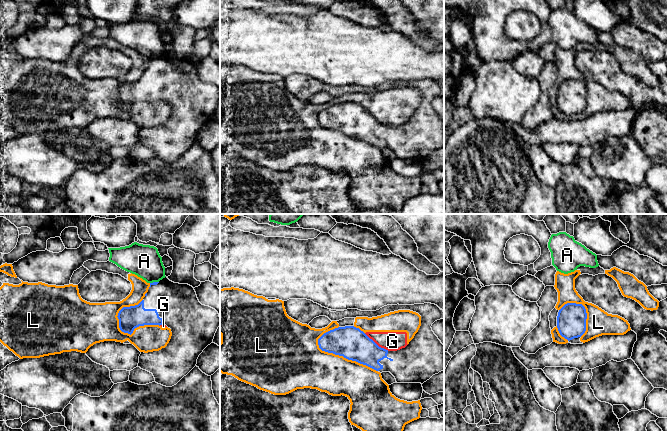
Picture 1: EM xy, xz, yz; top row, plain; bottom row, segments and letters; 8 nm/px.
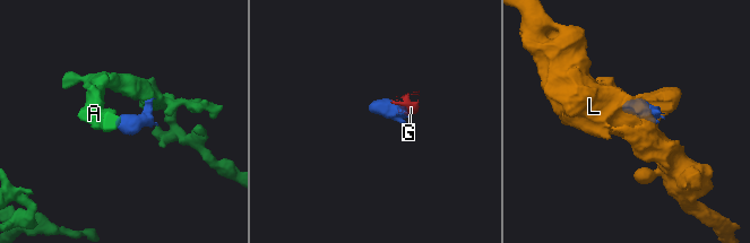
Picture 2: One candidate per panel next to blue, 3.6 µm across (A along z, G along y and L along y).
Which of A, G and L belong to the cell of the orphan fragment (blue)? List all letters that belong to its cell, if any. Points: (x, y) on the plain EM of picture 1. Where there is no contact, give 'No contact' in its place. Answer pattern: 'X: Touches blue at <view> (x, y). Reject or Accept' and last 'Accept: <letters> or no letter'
A: Touches blue at xy (154, 58). Reject
G: Touches blue at xz (375, 119). Reject
L: Touches blue at xz (344, 133). Reject
Accept: no letter

